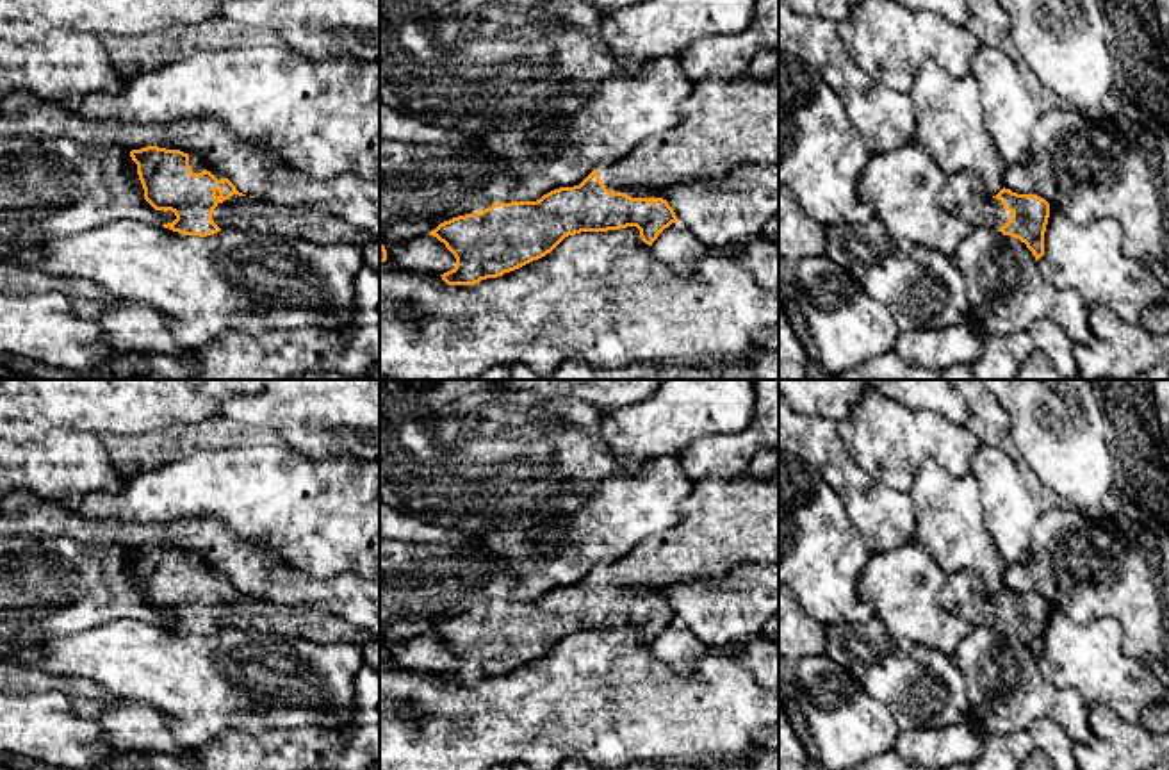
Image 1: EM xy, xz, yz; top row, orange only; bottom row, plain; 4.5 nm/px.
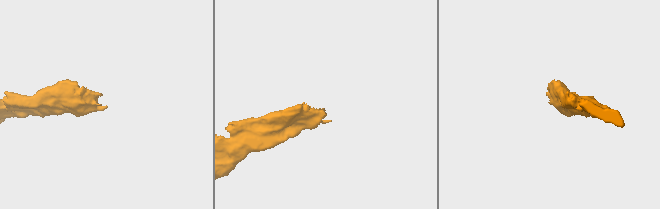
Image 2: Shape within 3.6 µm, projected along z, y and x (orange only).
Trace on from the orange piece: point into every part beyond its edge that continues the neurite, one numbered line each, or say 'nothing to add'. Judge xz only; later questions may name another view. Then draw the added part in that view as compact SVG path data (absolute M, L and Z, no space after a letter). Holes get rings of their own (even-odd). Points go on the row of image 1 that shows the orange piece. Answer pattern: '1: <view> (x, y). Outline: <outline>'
1: xz (724, 123). Outline: M779 70L766 82L750 75L693 82L691 94L681 103L681 123L675 128L597 171L609 192L661 198L659 192L672 185L723 180L741 164L779 164Z

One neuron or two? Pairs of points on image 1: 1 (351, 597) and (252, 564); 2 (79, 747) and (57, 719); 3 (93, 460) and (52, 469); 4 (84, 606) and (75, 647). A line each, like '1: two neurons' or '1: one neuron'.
1: one neuron
2: one neuron
3: one neuron
4: two neurons

